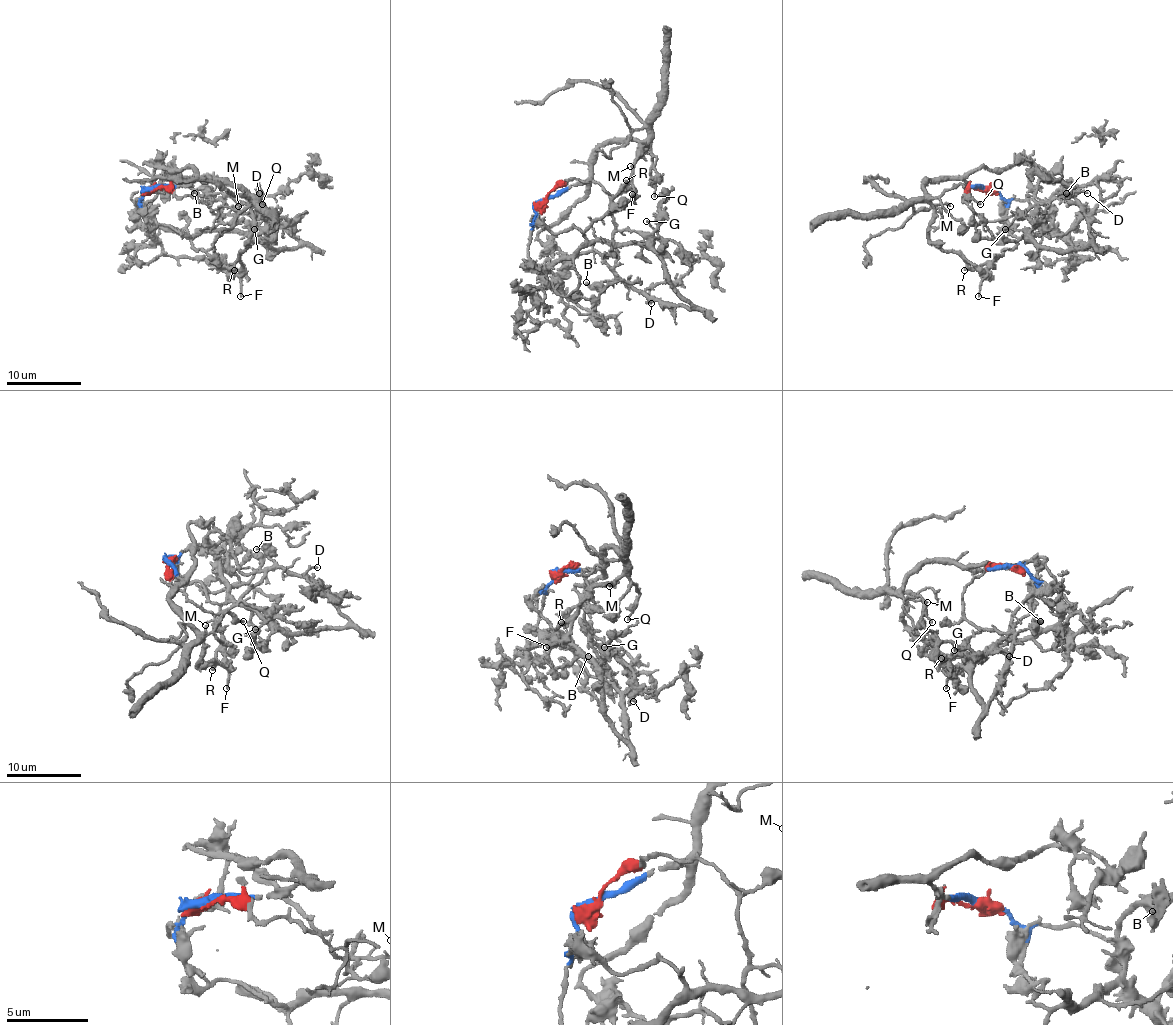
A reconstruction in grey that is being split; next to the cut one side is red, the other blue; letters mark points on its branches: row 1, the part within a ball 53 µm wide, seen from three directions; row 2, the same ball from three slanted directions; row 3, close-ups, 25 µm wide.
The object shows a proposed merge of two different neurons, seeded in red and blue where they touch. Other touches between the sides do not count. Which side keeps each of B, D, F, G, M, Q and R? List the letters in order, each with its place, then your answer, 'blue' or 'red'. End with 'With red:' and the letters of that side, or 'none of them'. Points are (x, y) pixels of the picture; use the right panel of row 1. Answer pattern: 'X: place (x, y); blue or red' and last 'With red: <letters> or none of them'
B: place (1066, 193); red
D: place (1087, 193); red
F: place (978, 296); blue
G: place (1005, 229); red
M: place (950, 206); blue
Q: place (980, 204); blue
R: place (964, 270); red
With red: B, D, G, R

